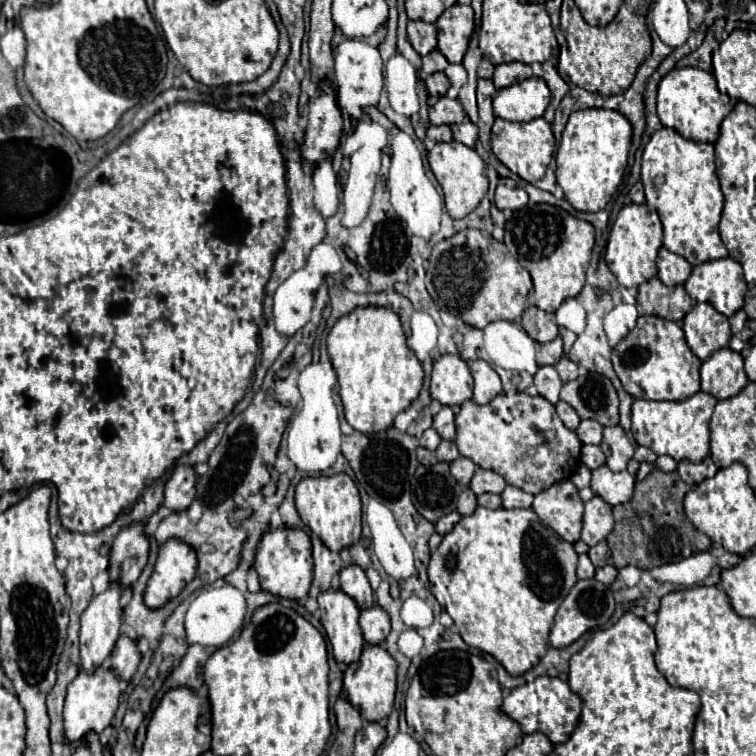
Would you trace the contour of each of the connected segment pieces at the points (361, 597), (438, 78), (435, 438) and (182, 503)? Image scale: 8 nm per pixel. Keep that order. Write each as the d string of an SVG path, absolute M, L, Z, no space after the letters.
M355 564L347 566L345 570L341 570L339 576L341 576L341 590L349 598L353 598L359 610L367 610L373 606L373 592L371 592L369 580L359 566Z
M441 72L429 76L429 78L425 80L425 84L427 84L427 92L429 92L431 96L435 96L435 98L445 96L447 90L449 90L449 80L447 80L447 76L441 74Z
M433 428L425 430L423 436L421 436L421 440L419 440L419 444L421 444L423 448L429 448L429 450L435 450L435 448L439 446L439 442L441 442L441 436L439 436Z
M177 464L175 472L171 474L169 482L165 484L165 502L163 504L175 512L187 510L195 498L195 482L197 482L197 474L193 466Z

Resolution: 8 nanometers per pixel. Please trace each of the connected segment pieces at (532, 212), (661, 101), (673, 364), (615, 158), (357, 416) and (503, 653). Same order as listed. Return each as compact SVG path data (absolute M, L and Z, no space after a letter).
M535 204L535 206L525 206L517 212L513 212L513 218L507 220L505 224L505 246L509 248L511 256L529 270L531 280L533 280L533 292L531 292L531 304L545 312L555 312L565 298L577 296L585 284L585 272L591 260L591 248L595 244L595 228L571 216L563 208L551 206L551 204Z
M673 68L659 84L657 114L663 126L677 130L687 140L715 142L723 118L733 110L729 96L717 90L715 76L699 68Z
M639 316L637 326L613 348L613 368L623 388L643 400L685 400L699 390L701 360L691 352L677 322L659 316Z
M585 108L577 110L569 116L569 122L563 130L563 140L557 148L557 184L563 188L565 198L569 204L579 212L599 212L607 206L613 192L623 180L623 172L627 166L627 152L631 146L631 124L629 120L617 110L605 108Z
M367 306L339 318L327 336L327 352L339 380L339 396L343 402L345 420L361 434L369 436L375 432L385 432L389 426L393 426L395 416L405 412L409 404L419 396L419 390L423 386L423 368L413 350L407 346L399 316L389 308Z
M477 506L471 516L463 516L455 528L443 536L443 542L431 554L429 582L433 596L453 618L461 638L469 646L491 654L511 676L521 676L545 656L553 616L577 582L575 570L577 552L573 544L559 538L533 510L489 510Z

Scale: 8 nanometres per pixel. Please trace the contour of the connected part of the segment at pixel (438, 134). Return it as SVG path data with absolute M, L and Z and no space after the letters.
M431 126L429 130L427 130L427 138L431 140L431 142L451 142L453 140L453 136L451 136L451 128L449 126Z

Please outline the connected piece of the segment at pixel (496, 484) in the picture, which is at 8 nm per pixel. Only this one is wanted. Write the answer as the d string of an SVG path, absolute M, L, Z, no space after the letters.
M477 468L469 488L479 496L479 494L485 494L485 492L493 492L493 494L501 494L505 490L507 482L503 476L499 476L497 472L491 472L491 470L485 470L485 468Z

